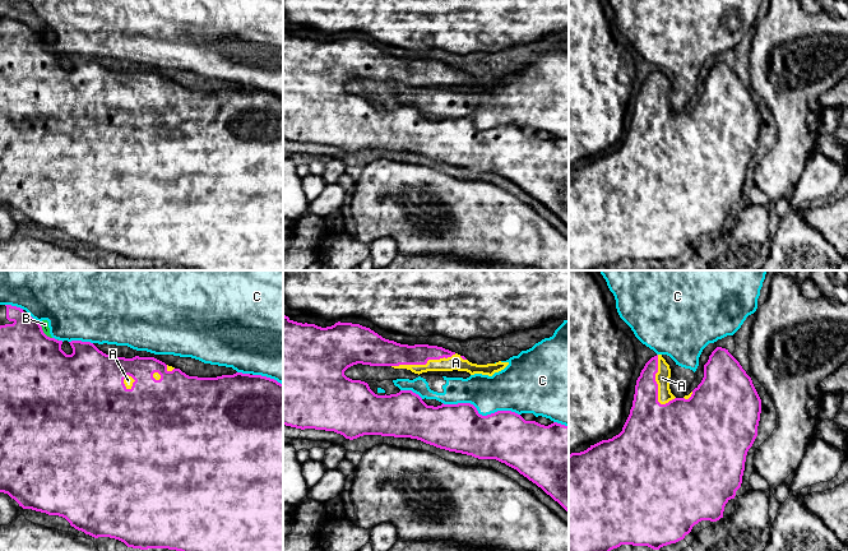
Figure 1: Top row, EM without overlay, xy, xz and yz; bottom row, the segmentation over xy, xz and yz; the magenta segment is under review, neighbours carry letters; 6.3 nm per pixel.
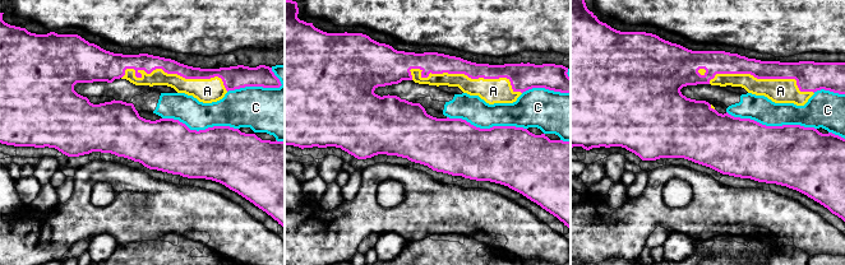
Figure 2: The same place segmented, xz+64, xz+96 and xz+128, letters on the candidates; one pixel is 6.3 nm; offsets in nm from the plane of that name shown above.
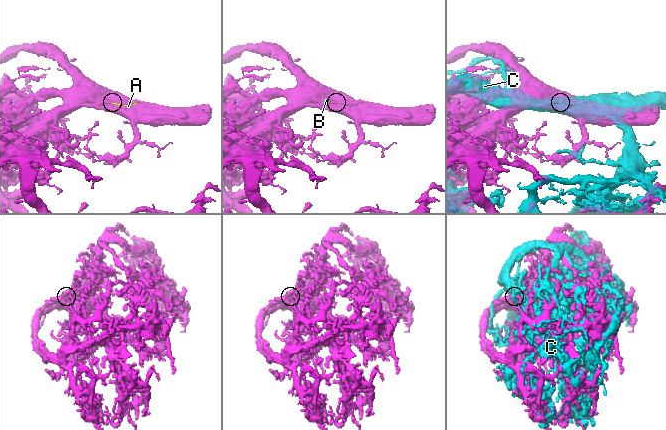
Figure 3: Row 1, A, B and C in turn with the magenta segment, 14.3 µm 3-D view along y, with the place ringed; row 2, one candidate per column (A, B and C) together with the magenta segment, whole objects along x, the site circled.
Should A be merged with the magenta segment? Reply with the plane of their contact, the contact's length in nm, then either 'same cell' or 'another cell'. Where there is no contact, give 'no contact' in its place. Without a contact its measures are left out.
xz | 420 nm | same cell

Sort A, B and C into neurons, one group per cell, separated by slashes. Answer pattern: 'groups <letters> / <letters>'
groups A / B C

